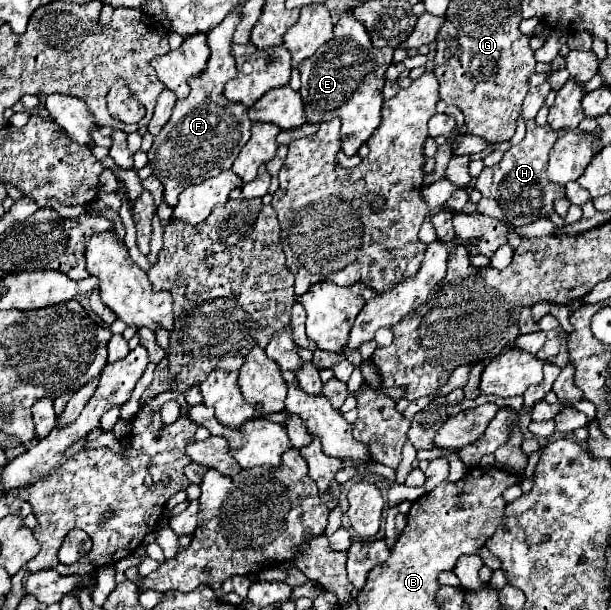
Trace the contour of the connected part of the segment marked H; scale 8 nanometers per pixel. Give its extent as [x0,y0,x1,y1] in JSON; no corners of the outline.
[473,120,565,226]

